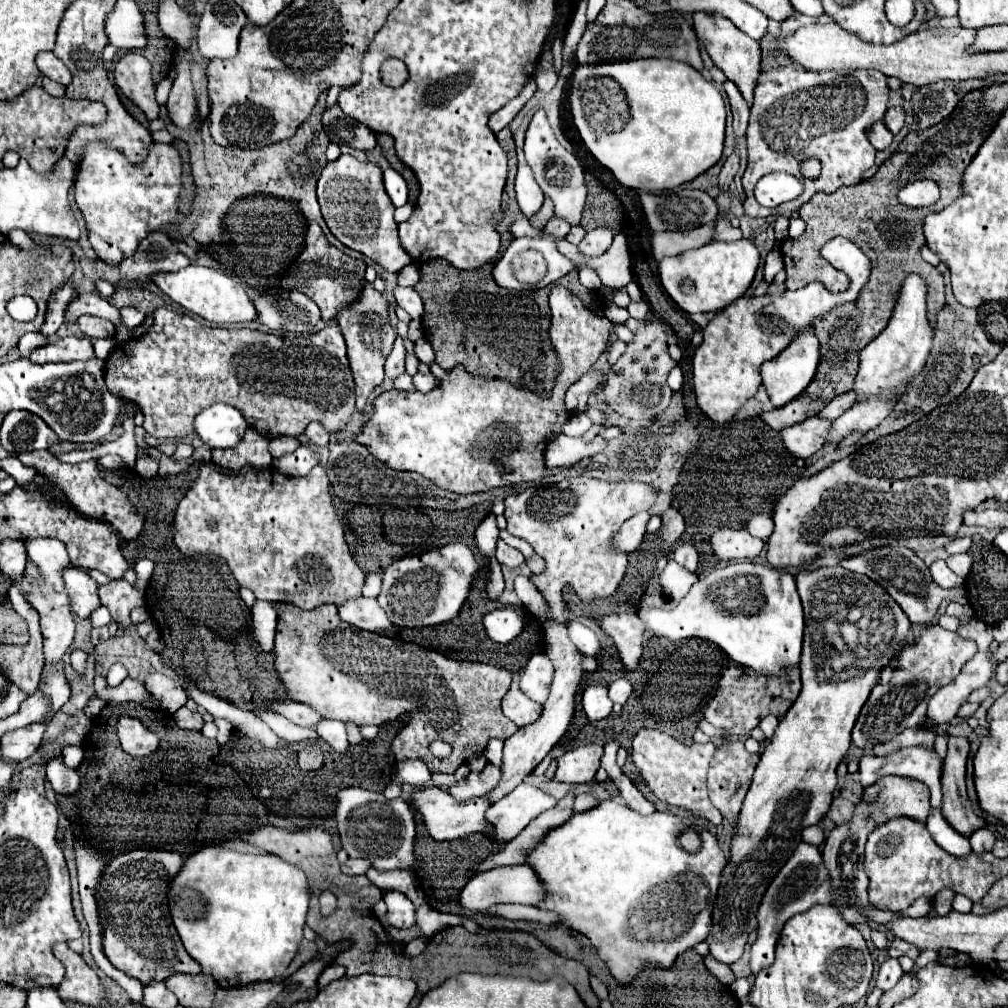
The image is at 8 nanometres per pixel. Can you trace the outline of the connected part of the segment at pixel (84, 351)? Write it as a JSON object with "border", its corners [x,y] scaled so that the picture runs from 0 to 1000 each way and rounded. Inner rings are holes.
{"border":[[[63,334],[56,336],[44,344],[38,344],[30,350],[30,356],[36,360],[48,358],[85,358],[93,354],[93,346],[87,334]]]}

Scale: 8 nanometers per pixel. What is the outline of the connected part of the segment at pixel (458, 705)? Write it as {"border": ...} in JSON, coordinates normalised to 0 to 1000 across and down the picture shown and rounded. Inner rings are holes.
{"border":[[[272,598],[276,606],[272,662],[290,695],[308,699],[315,709],[325,713],[349,715],[353,719],[379,719],[391,715],[399,707],[409,707],[407,717],[389,735],[389,747],[393,755],[419,753],[427,765],[452,767],[452,763],[464,753],[466,747],[478,747],[486,733],[504,733],[514,723],[504,711],[500,711],[496,697],[506,684],[508,670],[502,664],[480,658],[458,658],[440,652],[433,646],[425,646],[411,638],[387,634],[375,628],[355,624],[335,612],[333,600],[317,600],[302,606],[292,600]],[[429,735],[442,735],[448,739],[448,747],[442,753],[433,753],[427,747]]]}

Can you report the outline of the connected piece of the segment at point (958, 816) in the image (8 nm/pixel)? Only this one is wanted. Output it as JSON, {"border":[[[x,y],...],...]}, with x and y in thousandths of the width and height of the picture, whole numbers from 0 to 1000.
{"border":[[[942,731],[940,749],[937,753],[937,763],[935,763],[935,783],[937,783],[935,809],[940,814],[940,818],[956,830],[962,830],[966,824],[978,820],[978,814],[966,809],[958,787],[956,769],[958,769],[960,745],[962,745],[960,733]]]}

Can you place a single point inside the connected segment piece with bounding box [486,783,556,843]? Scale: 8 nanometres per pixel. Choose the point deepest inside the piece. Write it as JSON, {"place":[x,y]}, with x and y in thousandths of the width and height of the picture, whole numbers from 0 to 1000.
{"place":[508,807]}

